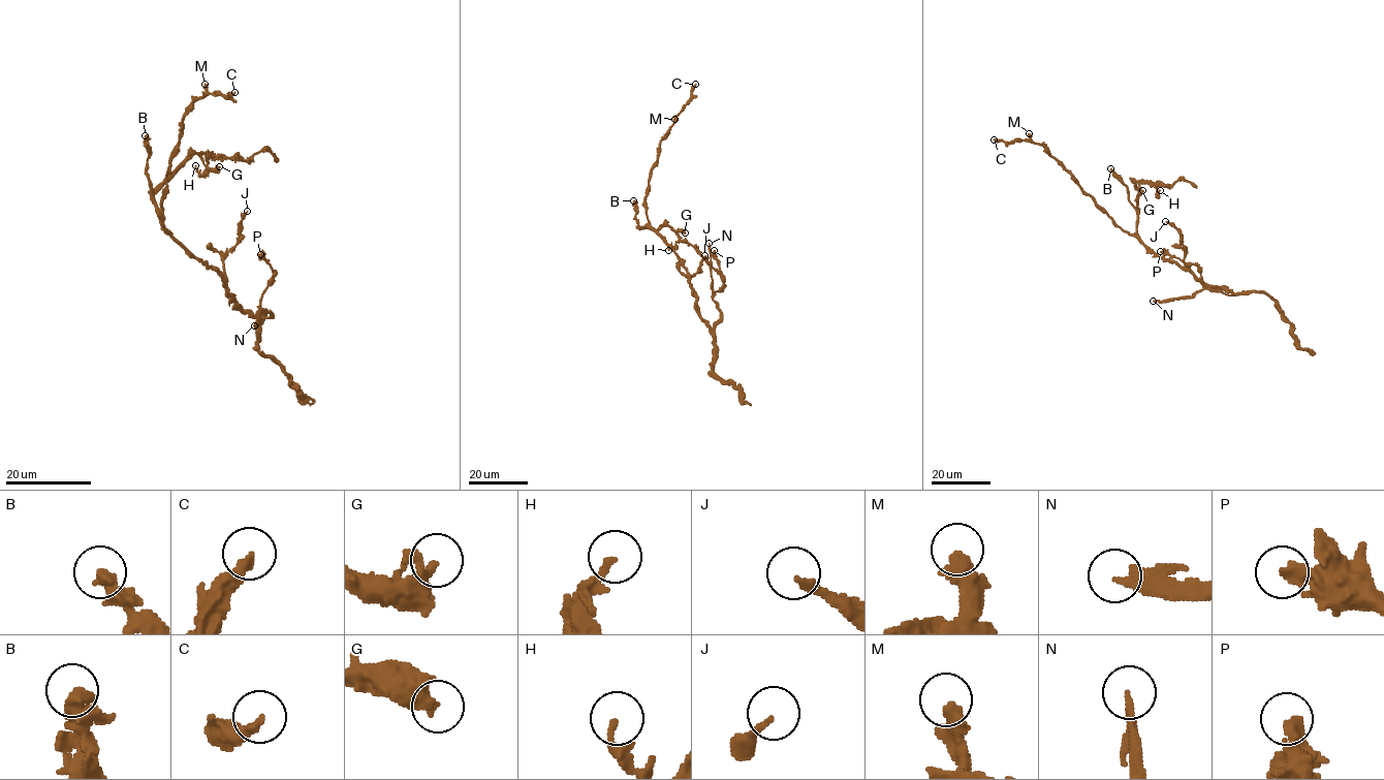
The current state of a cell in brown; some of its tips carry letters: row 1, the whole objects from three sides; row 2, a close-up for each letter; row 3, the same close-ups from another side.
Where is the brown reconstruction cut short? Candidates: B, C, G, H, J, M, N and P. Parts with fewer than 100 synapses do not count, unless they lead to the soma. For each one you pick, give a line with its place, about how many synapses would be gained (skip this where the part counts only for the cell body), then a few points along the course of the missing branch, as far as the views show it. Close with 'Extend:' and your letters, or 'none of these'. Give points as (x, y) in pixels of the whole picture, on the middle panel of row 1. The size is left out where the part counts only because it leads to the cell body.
N: place (709, 243); 200 synapses; course (709, 243), (684, 198), (670, 157), (680, 133), (675, 128), (675, 118), (679, 115), (702, 130)
Extend: N

